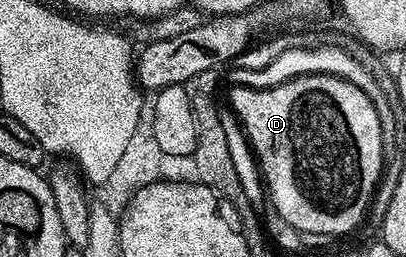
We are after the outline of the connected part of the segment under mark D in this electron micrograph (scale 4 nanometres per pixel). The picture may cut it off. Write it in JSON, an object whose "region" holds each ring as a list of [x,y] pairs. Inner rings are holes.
{"region":[[[318,73],[316,75],[300,75],[298,79],[288,79],[286,83],[281,83],[277,87],[238,87],[232,88],[229,99],[233,102],[233,111],[241,118],[241,123],[245,126],[245,131],[249,134],[249,143],[253,146],[253,151],[257,154],[257,159],[261,162],[261,171],[265,174],[265,183],[269,186],[269,195],[273,198],[272,210],[275,210],[287,221],[289,225],[295,225],[302,235],[312,237],[312,235],[345,235],[348,231],[353,231],[361,223],[361,218],[365,215],[365,206],[369,203],[369,198],[373,195],[373,186],[377,183],[377,178],[381,175],[381,119],[377,116],[377,107],[369,100],[369,95],[365,92],[364,86],[351,83],[348,79],[340,79],[337,75],[328,73]]]}

